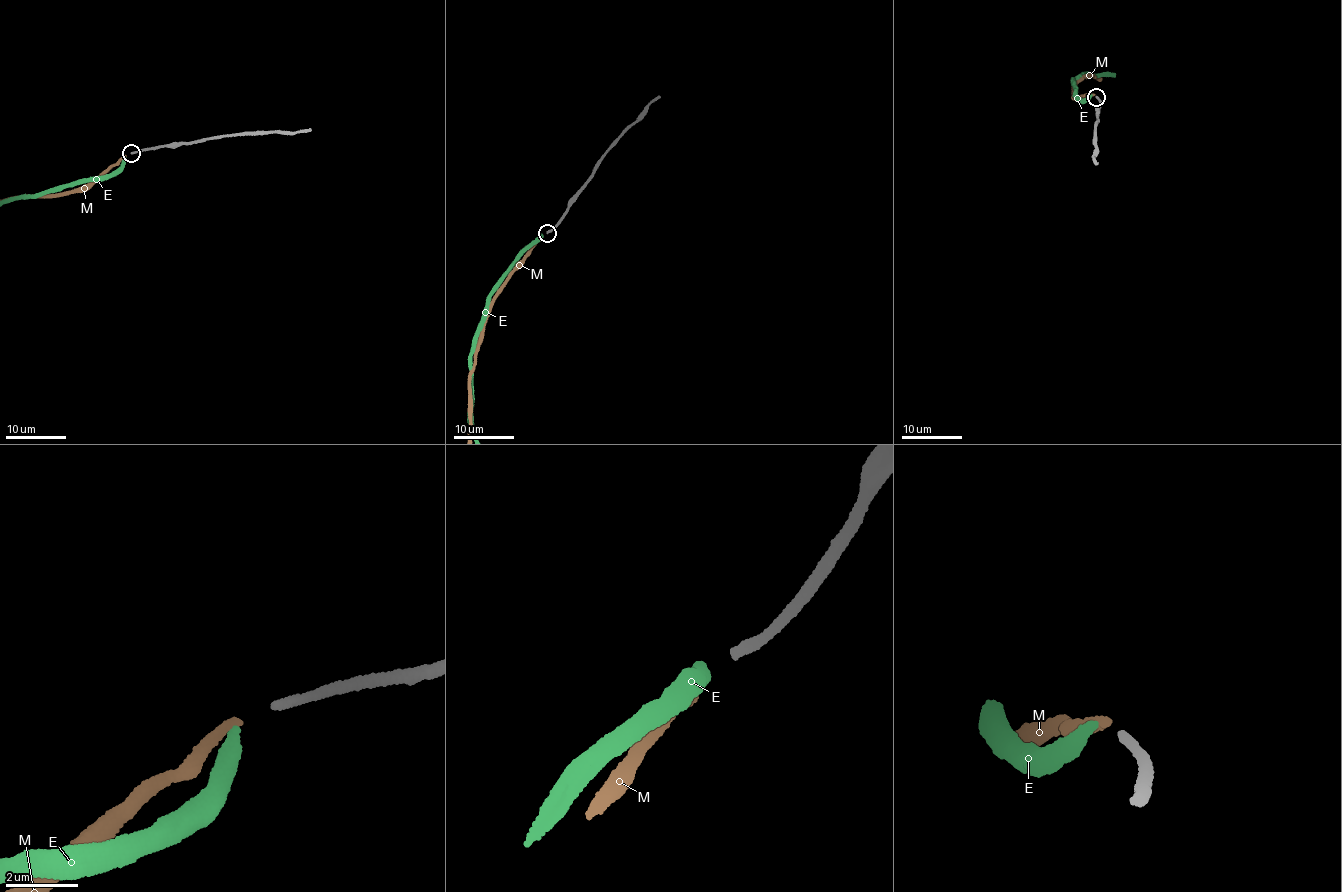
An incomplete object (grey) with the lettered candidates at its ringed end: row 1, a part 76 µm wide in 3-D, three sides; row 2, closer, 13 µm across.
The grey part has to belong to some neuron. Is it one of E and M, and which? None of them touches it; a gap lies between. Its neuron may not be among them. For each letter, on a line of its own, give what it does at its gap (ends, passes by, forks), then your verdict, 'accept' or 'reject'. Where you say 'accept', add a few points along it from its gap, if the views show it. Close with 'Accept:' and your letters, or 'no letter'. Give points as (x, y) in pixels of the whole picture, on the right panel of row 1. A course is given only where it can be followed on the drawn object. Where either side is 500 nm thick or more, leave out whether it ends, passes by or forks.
E: it ends; reject
M: it ends; accept
Accept: M

